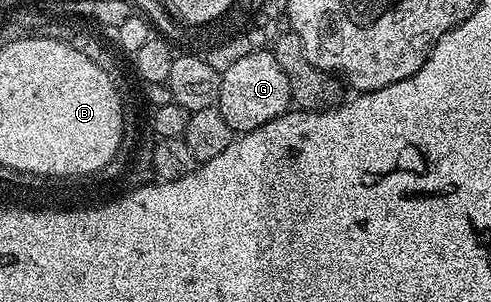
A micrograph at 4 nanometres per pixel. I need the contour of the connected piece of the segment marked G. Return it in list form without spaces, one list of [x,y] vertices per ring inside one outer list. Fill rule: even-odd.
[[[272,51],[248,55],[232,62],[231,66],[221,73],[219,98],[215,107],[234,134],[259,130],[259,126],[290,111],[289,85],[287,74],[283,74],[279,62],[275,62]]]

